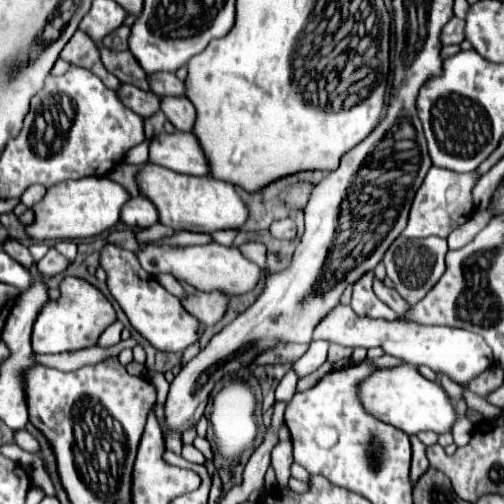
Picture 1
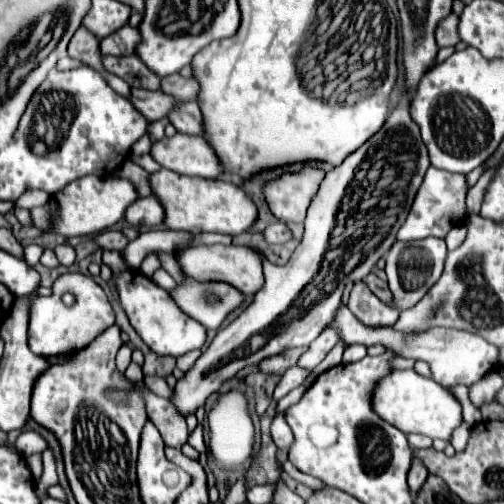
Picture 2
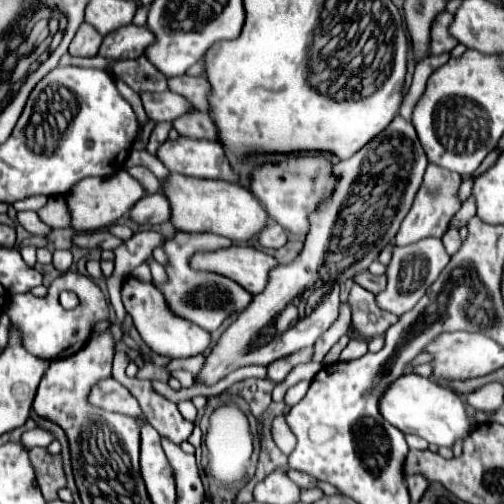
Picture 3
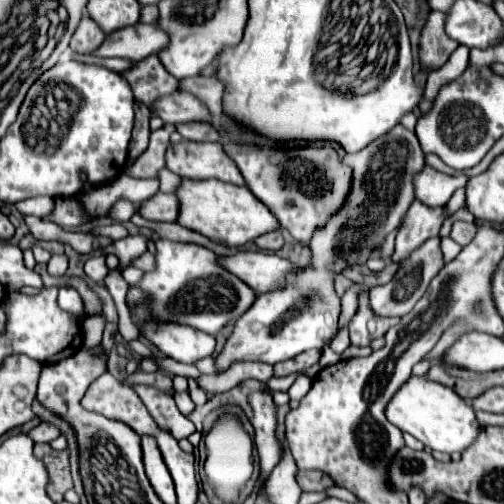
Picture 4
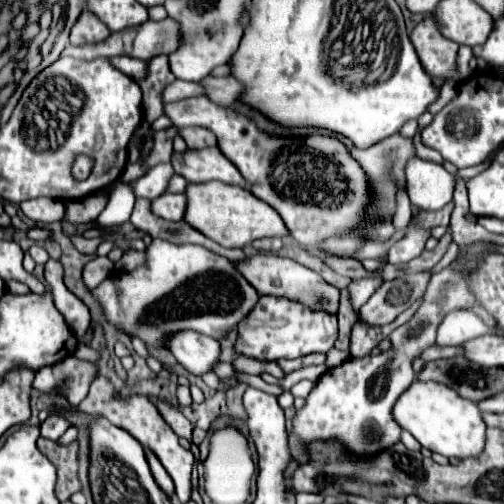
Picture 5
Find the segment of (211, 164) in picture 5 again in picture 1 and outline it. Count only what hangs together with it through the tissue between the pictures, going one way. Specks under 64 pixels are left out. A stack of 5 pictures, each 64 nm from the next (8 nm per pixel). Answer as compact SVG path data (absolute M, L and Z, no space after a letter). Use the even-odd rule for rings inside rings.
M160 132L150 140L150 162L180 174L206 176L208 162L192 132Z

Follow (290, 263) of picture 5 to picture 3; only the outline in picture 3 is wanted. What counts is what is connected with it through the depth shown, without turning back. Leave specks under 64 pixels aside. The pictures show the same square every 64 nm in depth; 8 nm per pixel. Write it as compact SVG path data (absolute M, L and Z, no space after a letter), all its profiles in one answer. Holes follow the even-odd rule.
M230 246L214 252L196 252L190 264L200 272L216 272L220 276L228 276L252 296L256 296L268 284L268 272L278 262L276 258L252 246Z

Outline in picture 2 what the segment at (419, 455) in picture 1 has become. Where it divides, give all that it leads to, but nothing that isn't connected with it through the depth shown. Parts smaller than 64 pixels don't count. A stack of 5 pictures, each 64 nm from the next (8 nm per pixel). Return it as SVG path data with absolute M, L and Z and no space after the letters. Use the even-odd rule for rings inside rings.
M416 456L412 458L412 468L408 472L408 486L410 486L410 492L412 496L416 496L416 492L420 490L420 486L426 482L428 478L428 470L420 464L420 460L416 460Z

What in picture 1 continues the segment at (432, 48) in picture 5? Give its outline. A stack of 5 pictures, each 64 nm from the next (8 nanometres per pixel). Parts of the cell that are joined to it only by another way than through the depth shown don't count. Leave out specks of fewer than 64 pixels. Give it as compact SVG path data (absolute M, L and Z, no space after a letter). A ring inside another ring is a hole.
M454 16L442 30L442 44L460 44L464 38L464 20Z

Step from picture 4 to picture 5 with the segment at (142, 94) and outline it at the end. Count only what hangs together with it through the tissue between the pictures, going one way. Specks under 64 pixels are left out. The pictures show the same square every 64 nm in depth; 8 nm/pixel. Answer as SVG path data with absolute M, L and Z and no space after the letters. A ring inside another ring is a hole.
M154 56L148 62L148 76L136 80L142 90L145 118L149 124L163 114L162 92L172 80L176 80L176 76L170 72L166 56Z

